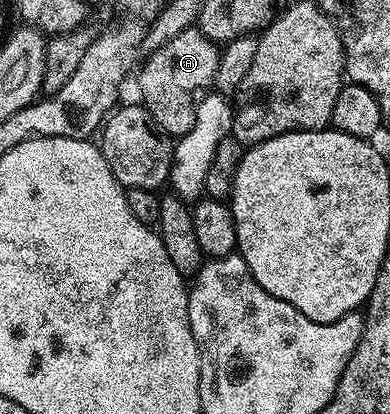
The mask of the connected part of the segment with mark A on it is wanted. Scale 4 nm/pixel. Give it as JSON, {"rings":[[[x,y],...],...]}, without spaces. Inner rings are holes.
{"rings":[[[191,27],[168,39],[168,43],[147,56],[150,57],[147,61],[145,58],[141,62],[136,73],[138,89],[142,92],[141,104],[171,138],[177,139],[192,131],[192,123],[196,123],[194,112],[199,100],[213,86],[219,52],[219,46],[208,40],[201,29]]]}

